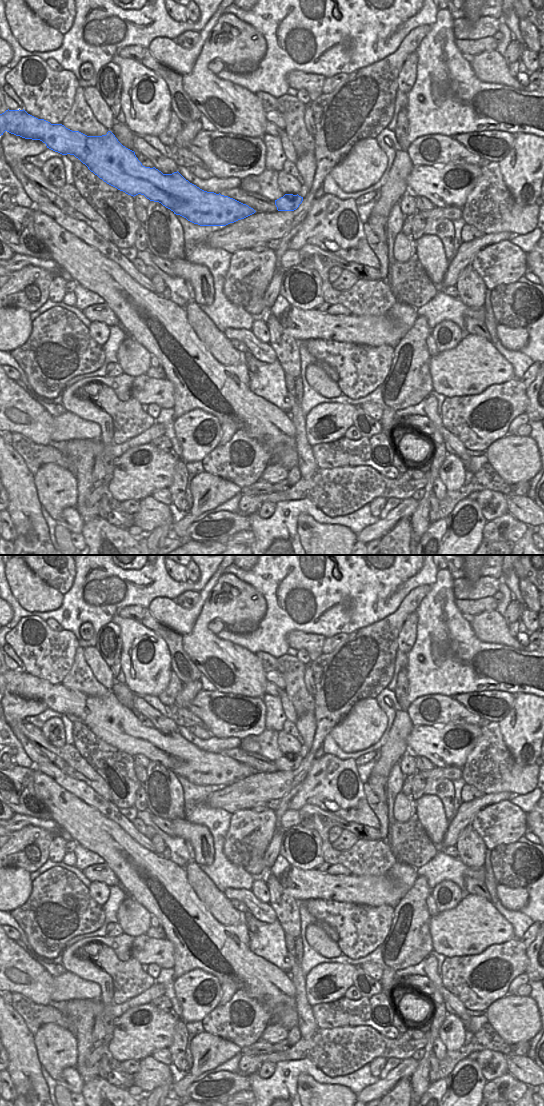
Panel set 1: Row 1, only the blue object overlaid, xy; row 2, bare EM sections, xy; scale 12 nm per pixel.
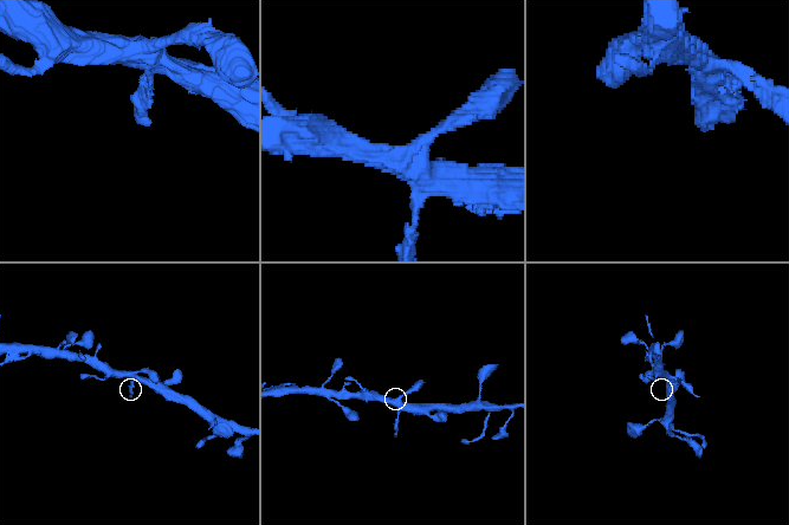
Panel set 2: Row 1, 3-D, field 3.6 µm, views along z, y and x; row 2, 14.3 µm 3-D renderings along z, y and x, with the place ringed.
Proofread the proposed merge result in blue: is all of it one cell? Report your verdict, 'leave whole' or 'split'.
leave whole

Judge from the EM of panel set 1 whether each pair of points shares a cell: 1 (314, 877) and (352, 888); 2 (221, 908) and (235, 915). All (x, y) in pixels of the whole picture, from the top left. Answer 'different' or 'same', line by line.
1: same
2: same

